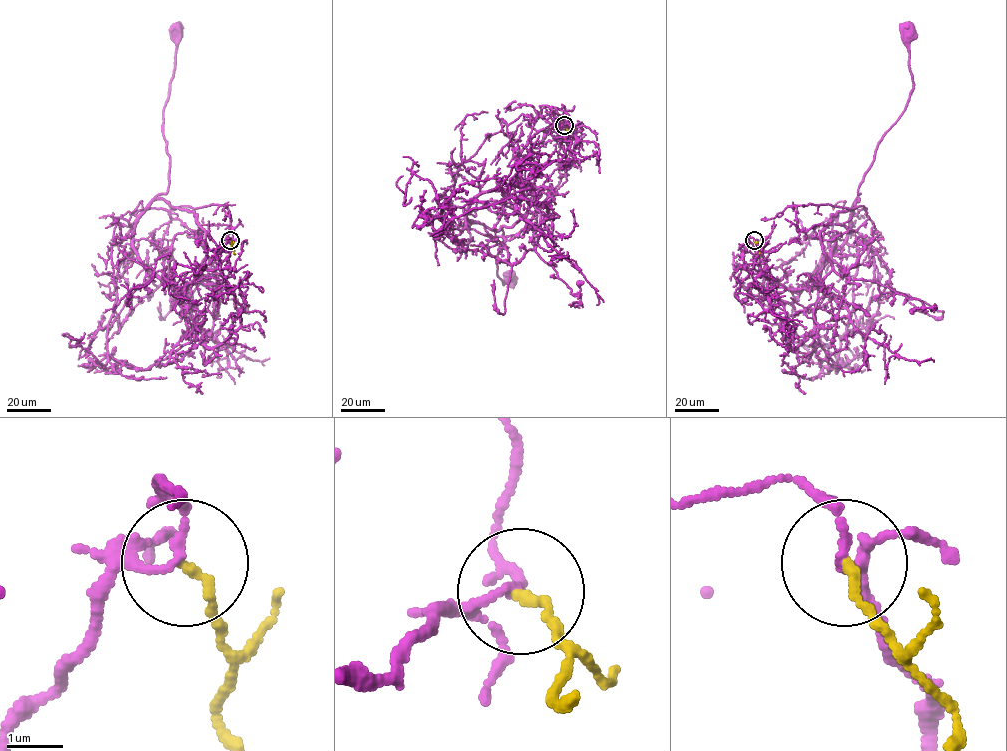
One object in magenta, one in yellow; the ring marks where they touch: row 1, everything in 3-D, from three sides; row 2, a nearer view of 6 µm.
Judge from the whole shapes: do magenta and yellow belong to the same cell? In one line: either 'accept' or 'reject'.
reject

